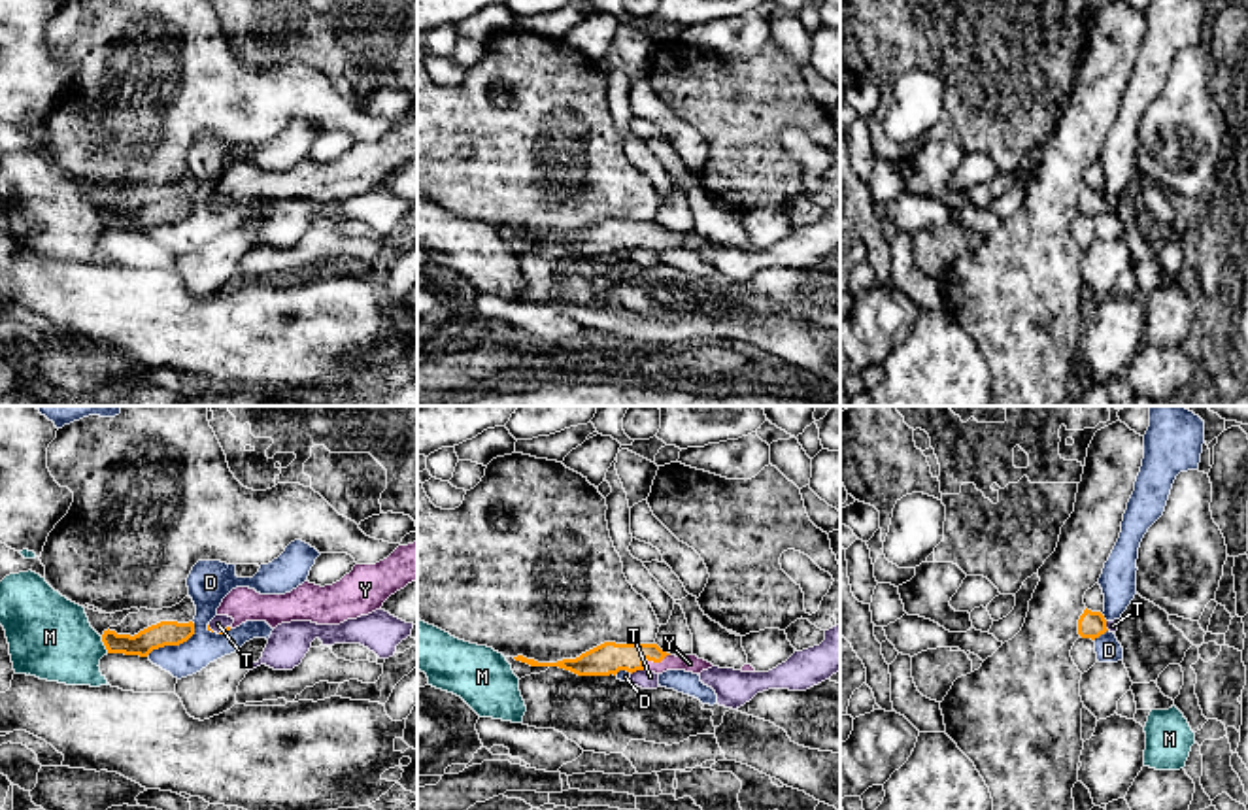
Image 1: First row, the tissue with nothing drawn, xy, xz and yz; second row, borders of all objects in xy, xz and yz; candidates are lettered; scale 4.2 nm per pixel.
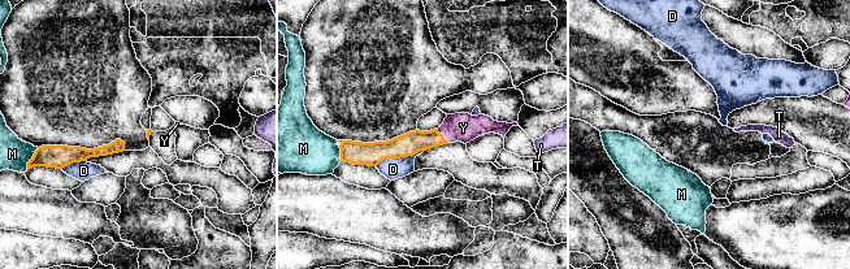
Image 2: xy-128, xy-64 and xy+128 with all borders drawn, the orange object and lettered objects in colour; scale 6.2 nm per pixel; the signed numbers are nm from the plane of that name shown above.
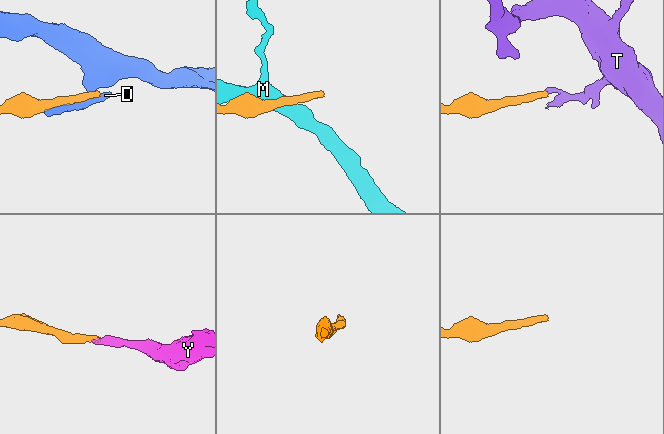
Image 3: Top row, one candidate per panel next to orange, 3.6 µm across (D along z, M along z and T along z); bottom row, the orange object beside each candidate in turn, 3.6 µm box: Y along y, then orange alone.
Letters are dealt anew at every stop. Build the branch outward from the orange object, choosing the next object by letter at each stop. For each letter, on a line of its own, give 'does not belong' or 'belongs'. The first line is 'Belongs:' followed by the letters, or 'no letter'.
Belongs: Y
D: does not belong
M: does not belong
T: does not belong
Y: belongs

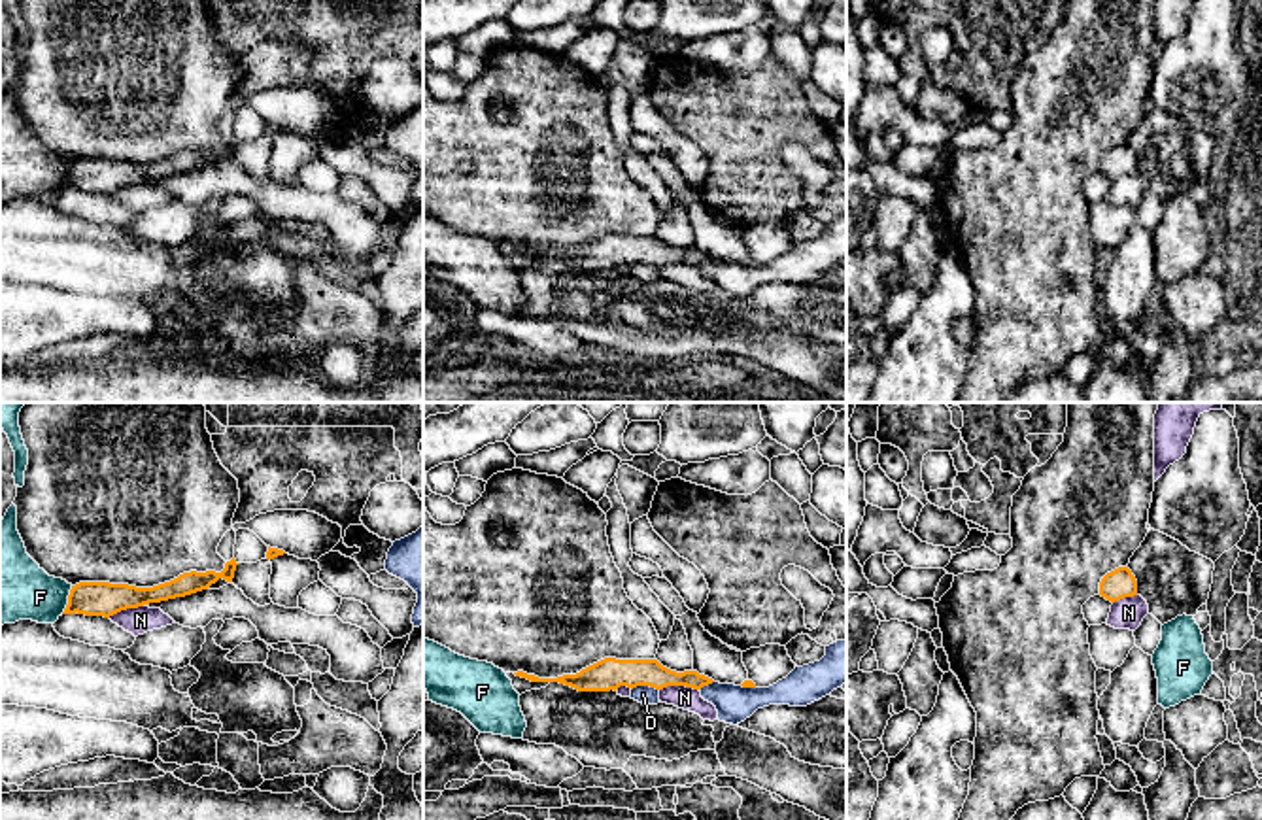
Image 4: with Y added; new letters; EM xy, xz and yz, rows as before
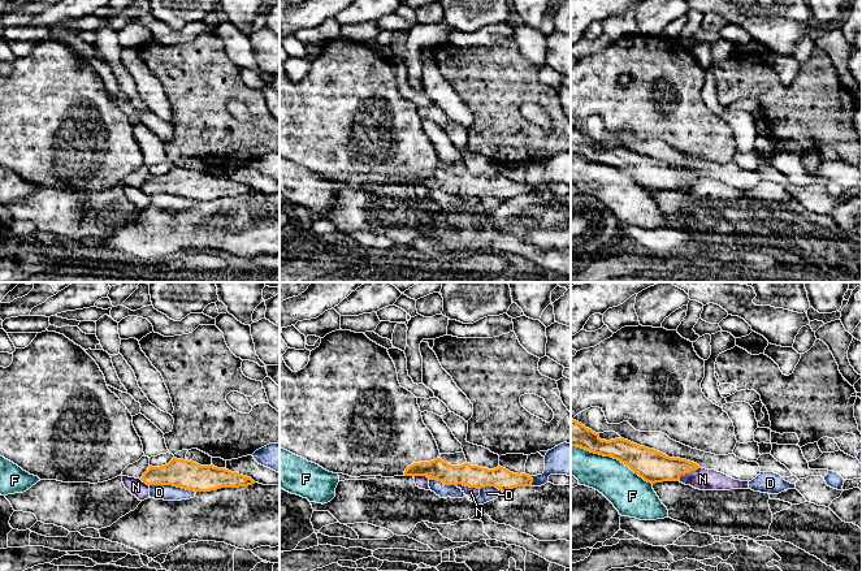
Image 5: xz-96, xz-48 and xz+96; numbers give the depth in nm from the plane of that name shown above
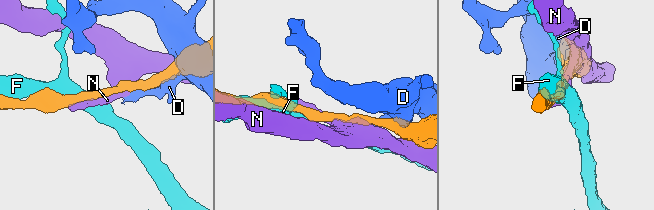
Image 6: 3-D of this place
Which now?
Belongs: no letter
D: does not belong
F: does not belong
N: does not belong

